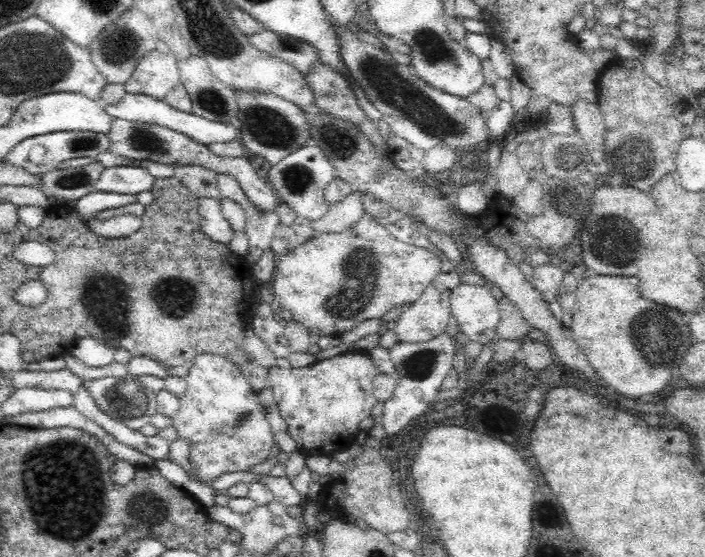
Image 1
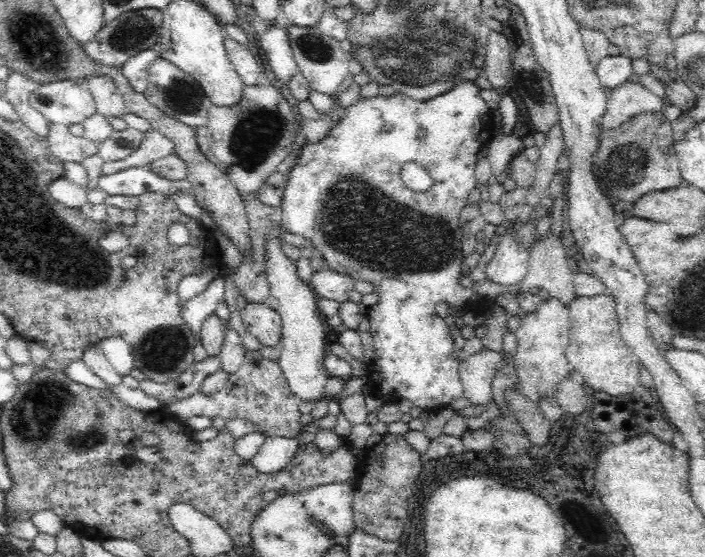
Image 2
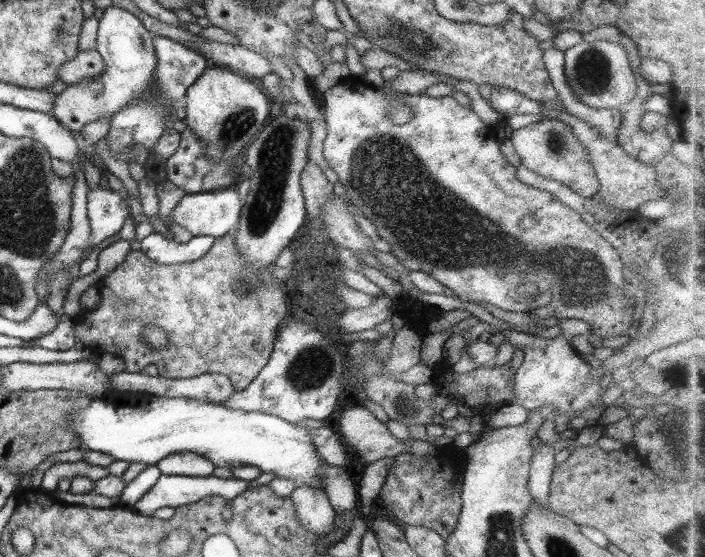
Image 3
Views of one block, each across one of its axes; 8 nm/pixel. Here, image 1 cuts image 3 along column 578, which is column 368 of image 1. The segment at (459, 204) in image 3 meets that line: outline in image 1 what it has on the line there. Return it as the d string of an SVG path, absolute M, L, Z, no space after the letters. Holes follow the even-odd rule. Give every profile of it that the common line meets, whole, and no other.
M364 213L356 224L339 233L321 233L298 244L294 250L277 257L276 269L269 287L273 300L292 314L309 334L320 337L342 337L358 324L370 319L381 319L391 308L402 307L420 298L441 270L441 261L424 246L408 245L390 233L391 229L380 225L374 217Z

